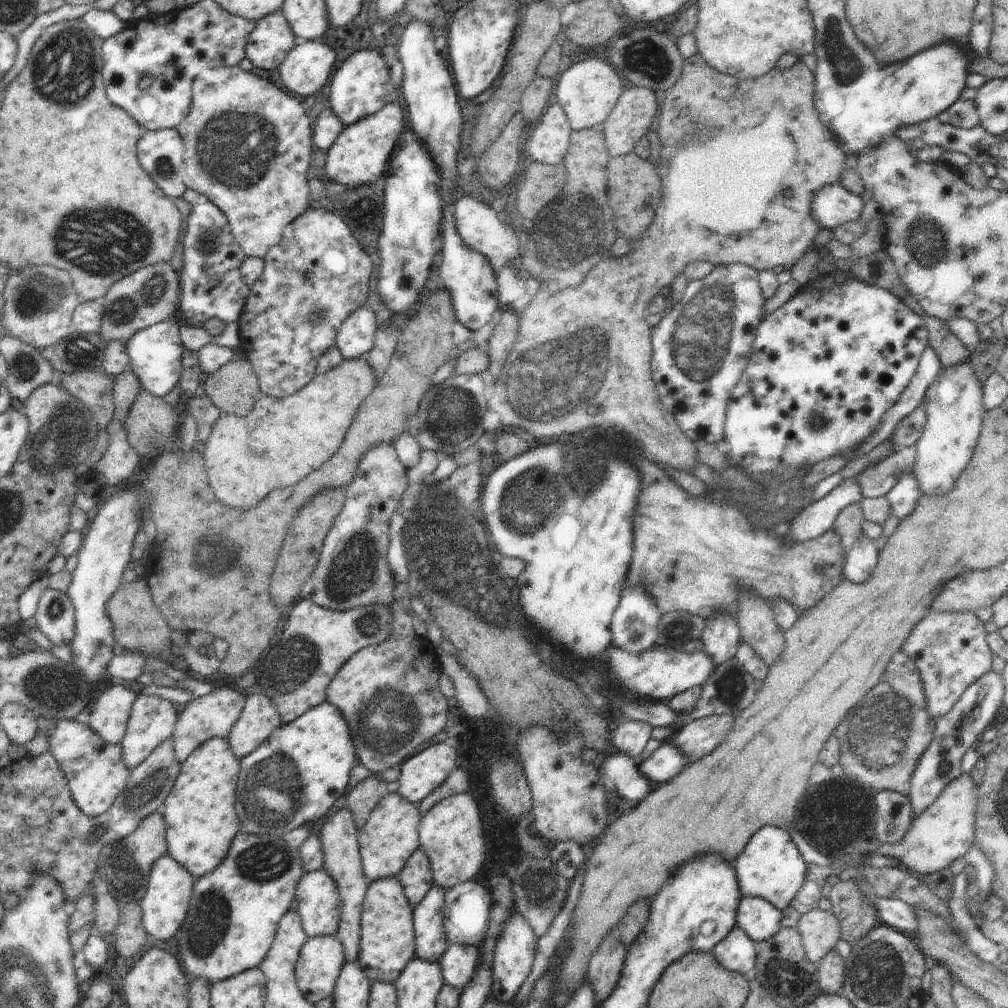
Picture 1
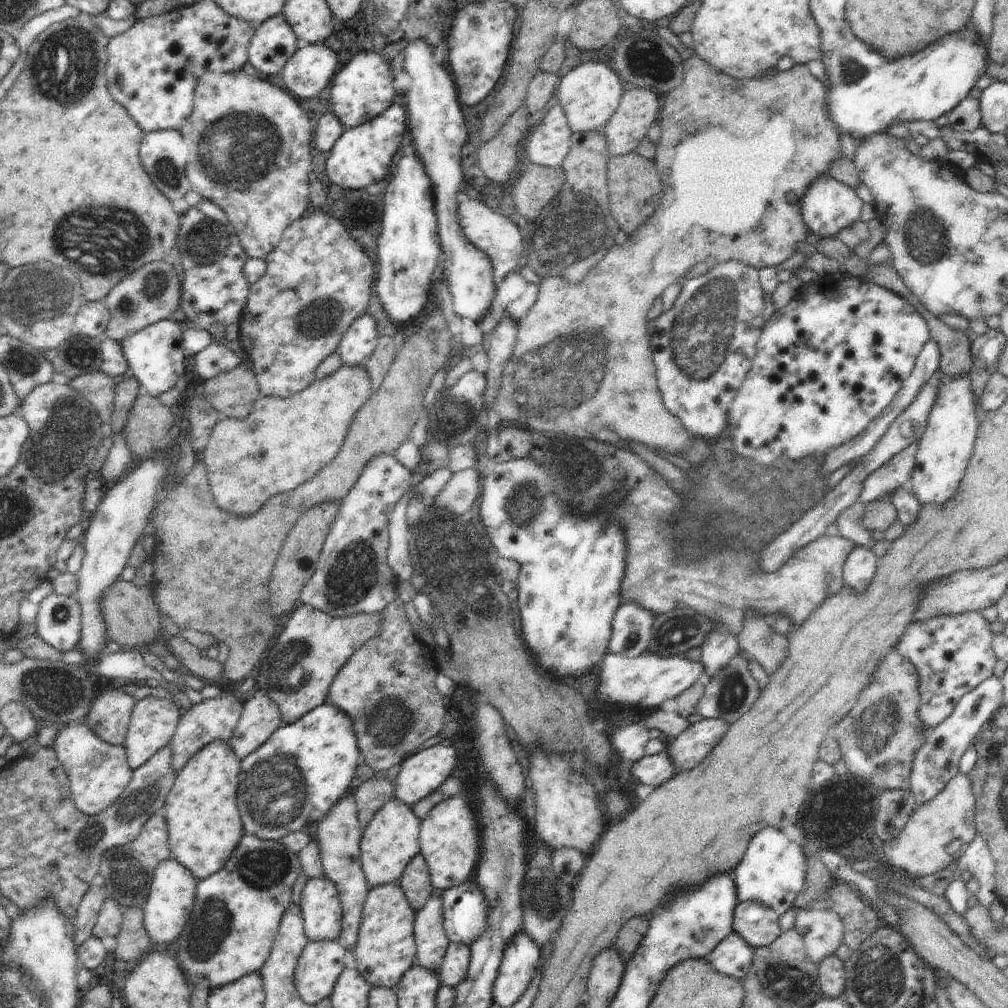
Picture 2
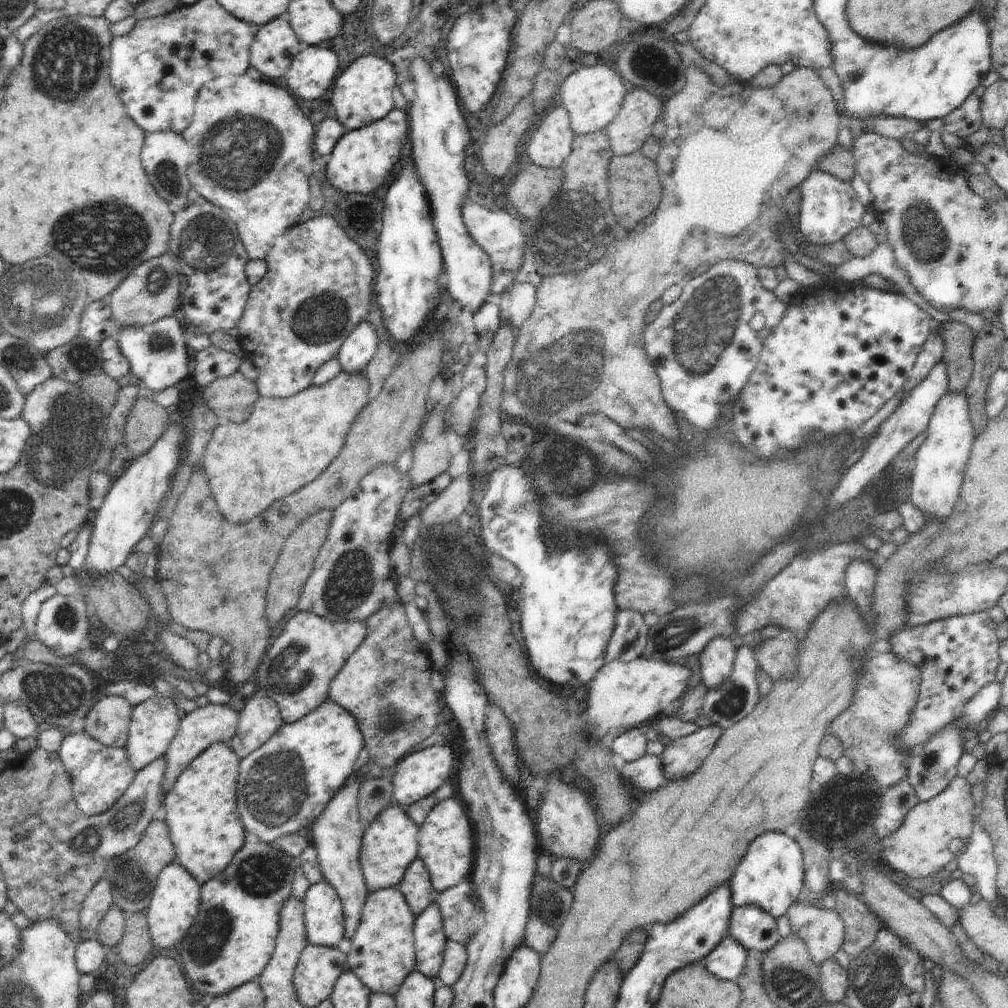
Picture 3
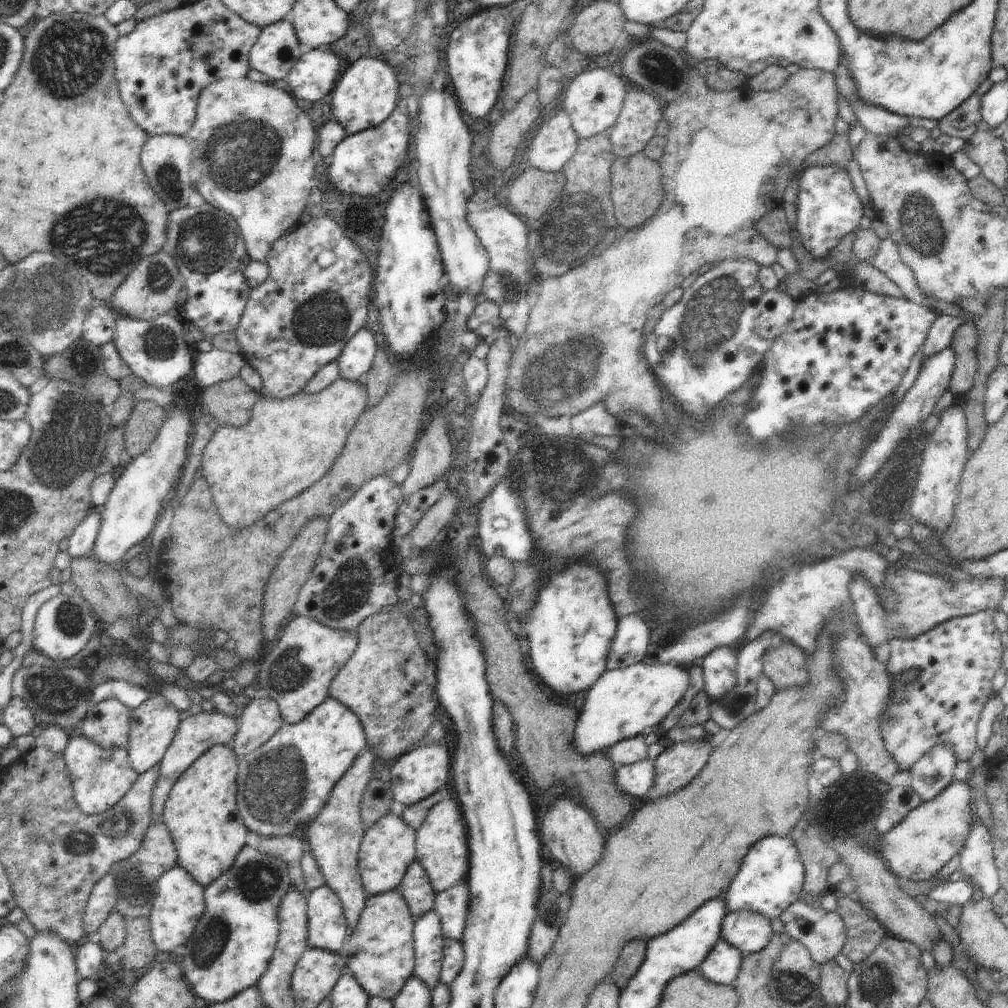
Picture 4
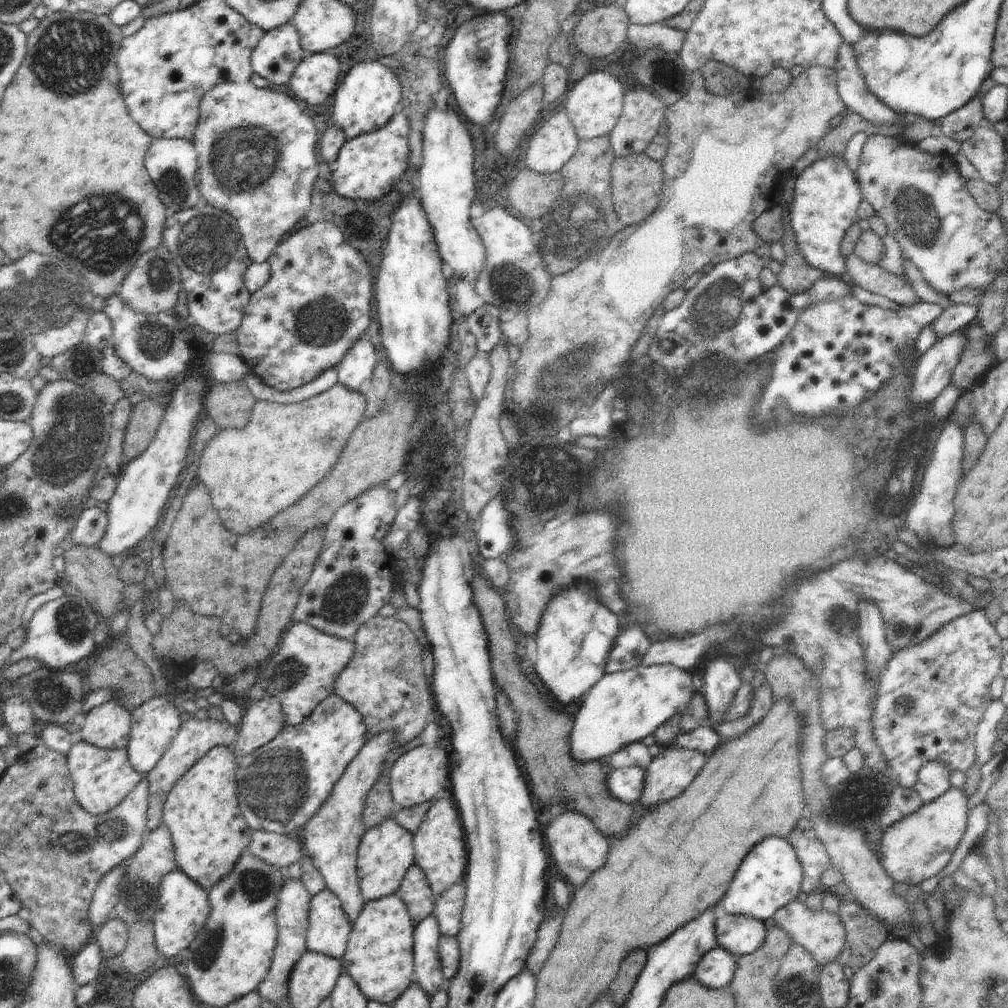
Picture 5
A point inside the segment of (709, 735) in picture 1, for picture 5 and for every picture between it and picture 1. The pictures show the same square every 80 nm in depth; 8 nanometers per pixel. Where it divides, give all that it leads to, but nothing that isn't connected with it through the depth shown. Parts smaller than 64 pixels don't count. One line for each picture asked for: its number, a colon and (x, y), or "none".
2: (688, 749)
3: (681, 757)
4: (679, 763)
5: (671, 771)

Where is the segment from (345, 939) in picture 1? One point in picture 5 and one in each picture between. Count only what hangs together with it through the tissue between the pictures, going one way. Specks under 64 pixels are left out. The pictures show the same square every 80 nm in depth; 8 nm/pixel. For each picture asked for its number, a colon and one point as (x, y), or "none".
2: (339, 833)
3: (336, 835)
4: (334, 837)
5: (331, 838)

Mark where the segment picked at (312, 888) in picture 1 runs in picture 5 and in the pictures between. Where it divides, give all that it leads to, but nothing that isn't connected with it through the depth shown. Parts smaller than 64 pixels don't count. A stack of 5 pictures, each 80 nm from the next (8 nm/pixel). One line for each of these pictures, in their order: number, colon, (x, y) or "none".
2: (322, 912)
3: (324, 919)
4: (327, 929)
5: (328, 932)

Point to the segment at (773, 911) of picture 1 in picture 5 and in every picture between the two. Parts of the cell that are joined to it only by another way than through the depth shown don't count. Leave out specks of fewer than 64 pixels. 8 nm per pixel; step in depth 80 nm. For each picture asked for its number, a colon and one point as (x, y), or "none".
2: (757, 924)
3: (755, 929)
4: (749, 932)
5: (740, 935)

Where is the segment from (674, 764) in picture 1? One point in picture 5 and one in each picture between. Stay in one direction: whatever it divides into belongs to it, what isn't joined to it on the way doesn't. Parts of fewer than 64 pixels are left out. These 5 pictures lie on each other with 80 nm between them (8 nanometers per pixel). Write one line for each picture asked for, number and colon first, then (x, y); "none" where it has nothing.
2: (654, 769)
3: (646, 773)
4: (635, 779)
5: (626, 783)

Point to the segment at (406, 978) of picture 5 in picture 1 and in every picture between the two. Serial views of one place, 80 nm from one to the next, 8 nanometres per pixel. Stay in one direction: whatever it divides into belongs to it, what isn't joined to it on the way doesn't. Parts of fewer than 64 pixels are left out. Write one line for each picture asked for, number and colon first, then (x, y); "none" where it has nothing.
1: (387, 942)
2: (385, 949)
3: (382, 953)
4: (380, 954)

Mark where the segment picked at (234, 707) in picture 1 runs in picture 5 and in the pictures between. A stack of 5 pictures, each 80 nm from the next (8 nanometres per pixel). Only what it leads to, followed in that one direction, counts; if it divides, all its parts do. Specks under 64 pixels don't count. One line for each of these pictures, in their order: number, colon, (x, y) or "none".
2: (216, 718)
3: (203, 727)
4: (196, 734)
5: (196, 738)

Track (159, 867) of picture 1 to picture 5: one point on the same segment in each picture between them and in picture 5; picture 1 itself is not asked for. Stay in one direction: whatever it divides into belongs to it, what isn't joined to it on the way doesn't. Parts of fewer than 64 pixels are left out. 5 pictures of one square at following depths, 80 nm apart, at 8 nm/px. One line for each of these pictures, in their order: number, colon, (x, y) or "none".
2: (170, 902)
3: (175, 900)
4: (179, 905)
5: (183, 906)

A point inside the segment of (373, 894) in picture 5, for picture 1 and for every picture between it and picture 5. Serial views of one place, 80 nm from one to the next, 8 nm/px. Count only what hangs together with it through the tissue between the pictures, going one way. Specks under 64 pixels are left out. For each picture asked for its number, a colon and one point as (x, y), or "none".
1: (390, 836)
2: (390, 841)
3: (389, 845)
4: (387, 849)

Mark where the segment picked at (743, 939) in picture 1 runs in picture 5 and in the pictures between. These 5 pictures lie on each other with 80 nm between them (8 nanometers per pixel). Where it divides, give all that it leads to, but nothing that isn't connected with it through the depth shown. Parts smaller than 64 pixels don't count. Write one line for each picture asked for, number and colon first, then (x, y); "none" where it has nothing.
2: (733, 957)
3: (727, 961)
4: (722, 964)
5: (716, 969)

